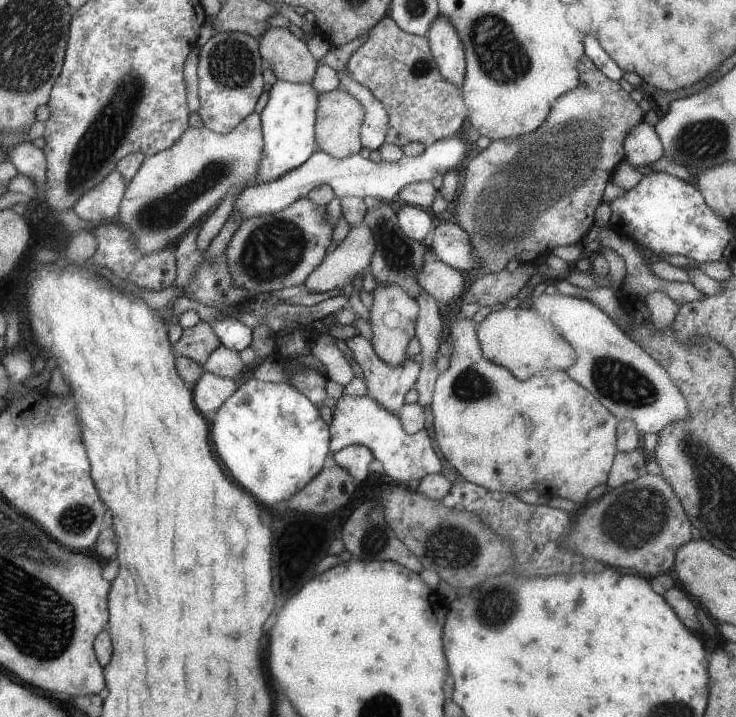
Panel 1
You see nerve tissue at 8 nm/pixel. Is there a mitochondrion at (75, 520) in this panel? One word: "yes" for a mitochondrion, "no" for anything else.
yes

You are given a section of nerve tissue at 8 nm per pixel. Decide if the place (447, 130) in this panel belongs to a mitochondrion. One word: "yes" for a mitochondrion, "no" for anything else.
no

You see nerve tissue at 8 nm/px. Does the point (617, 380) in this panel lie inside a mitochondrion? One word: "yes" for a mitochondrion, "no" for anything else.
yes

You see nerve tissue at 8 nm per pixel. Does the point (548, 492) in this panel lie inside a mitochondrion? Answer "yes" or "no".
no

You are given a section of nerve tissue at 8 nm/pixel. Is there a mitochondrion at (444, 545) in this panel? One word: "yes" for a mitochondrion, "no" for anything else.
yes

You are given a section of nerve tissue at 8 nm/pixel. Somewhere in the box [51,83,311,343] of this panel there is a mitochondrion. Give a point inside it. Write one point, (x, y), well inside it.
(273, 249)

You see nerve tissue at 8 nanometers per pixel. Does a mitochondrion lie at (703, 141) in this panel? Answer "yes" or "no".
yes

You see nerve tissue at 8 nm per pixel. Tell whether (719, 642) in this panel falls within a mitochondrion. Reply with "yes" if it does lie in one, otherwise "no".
no

